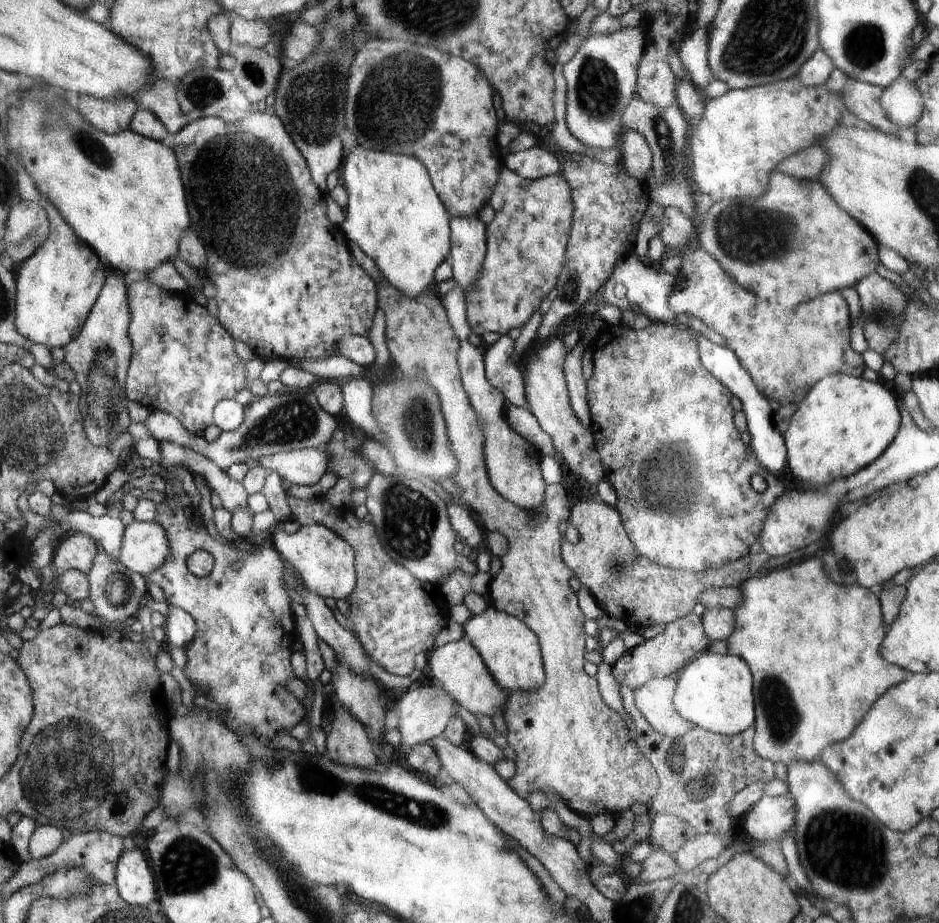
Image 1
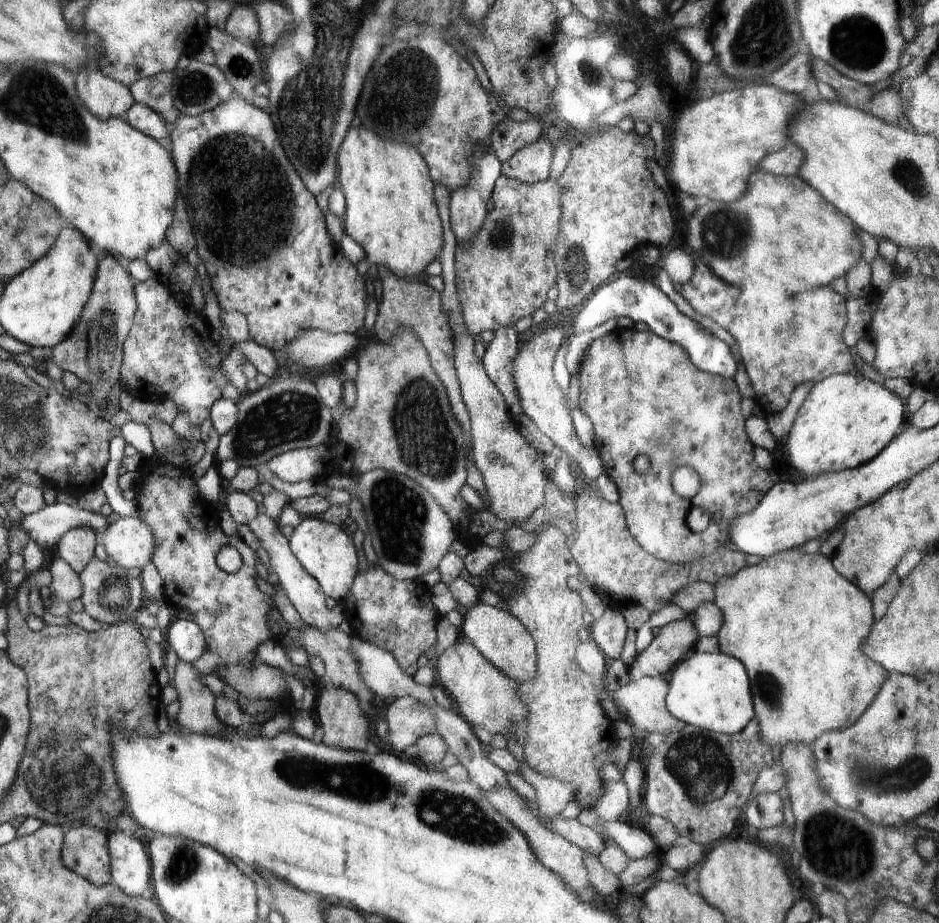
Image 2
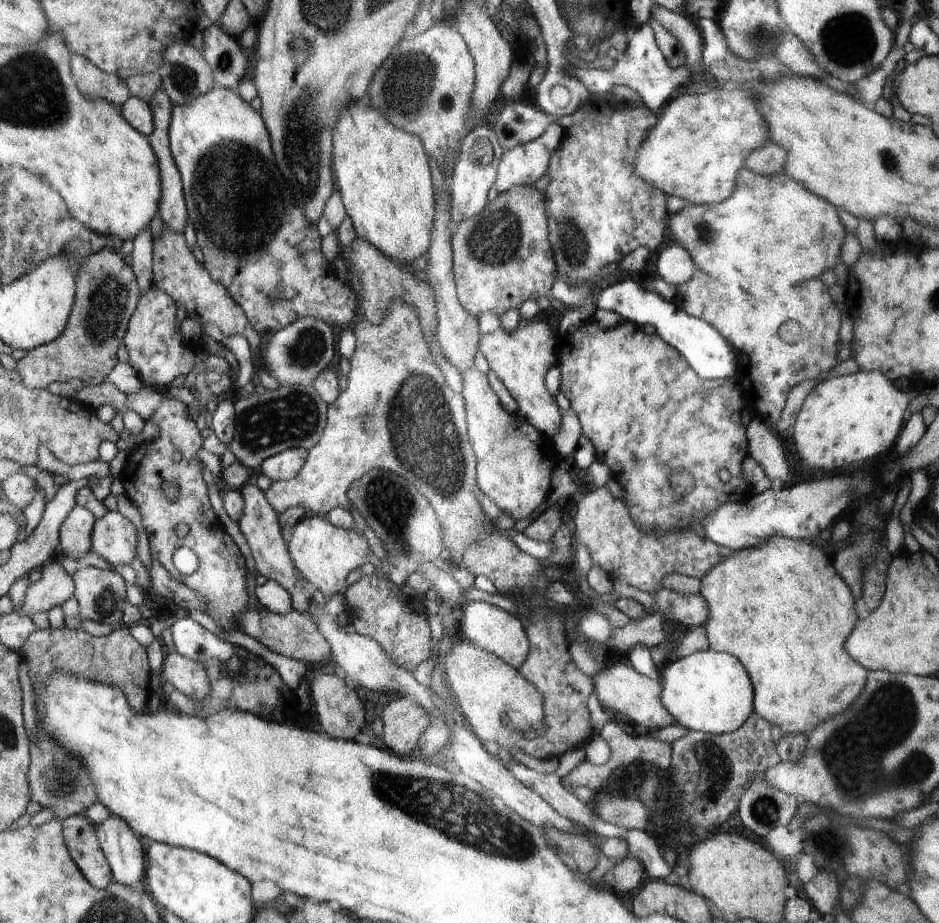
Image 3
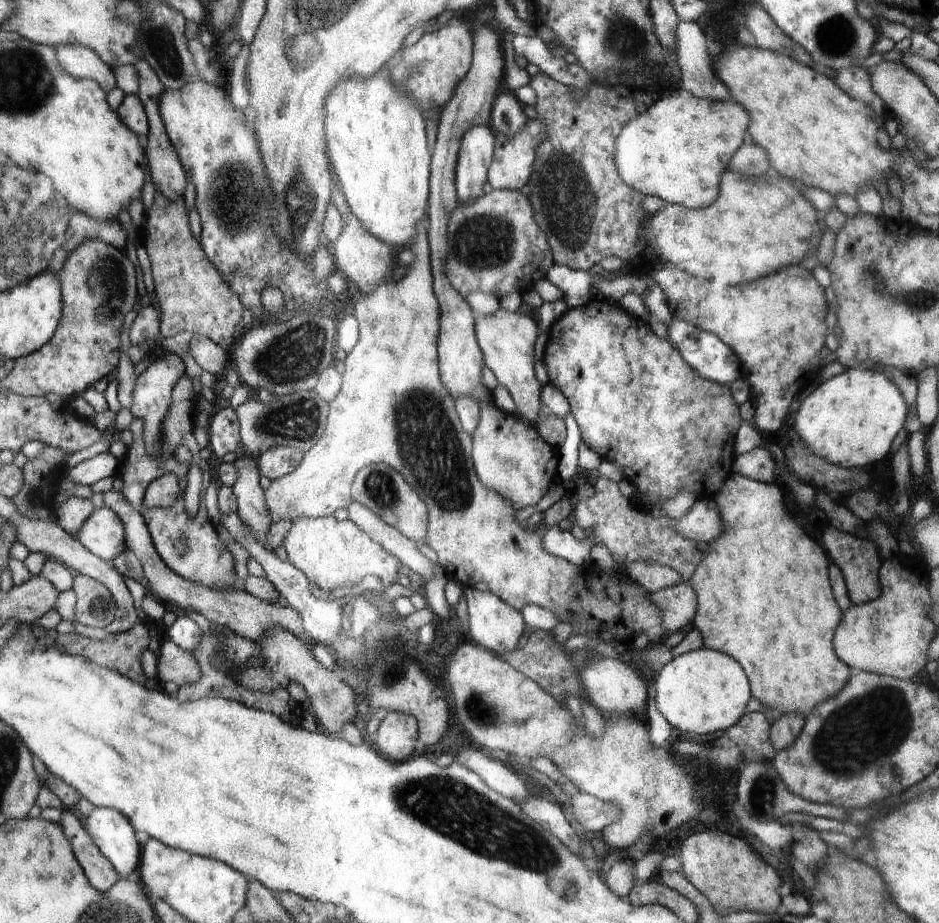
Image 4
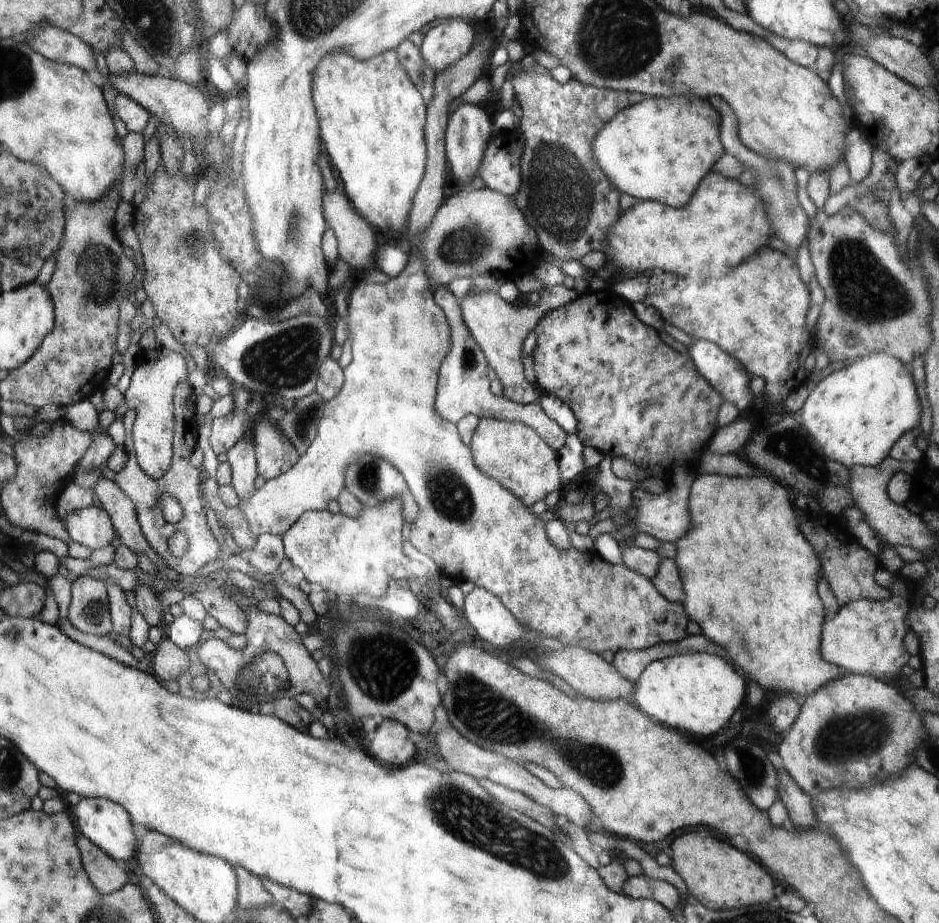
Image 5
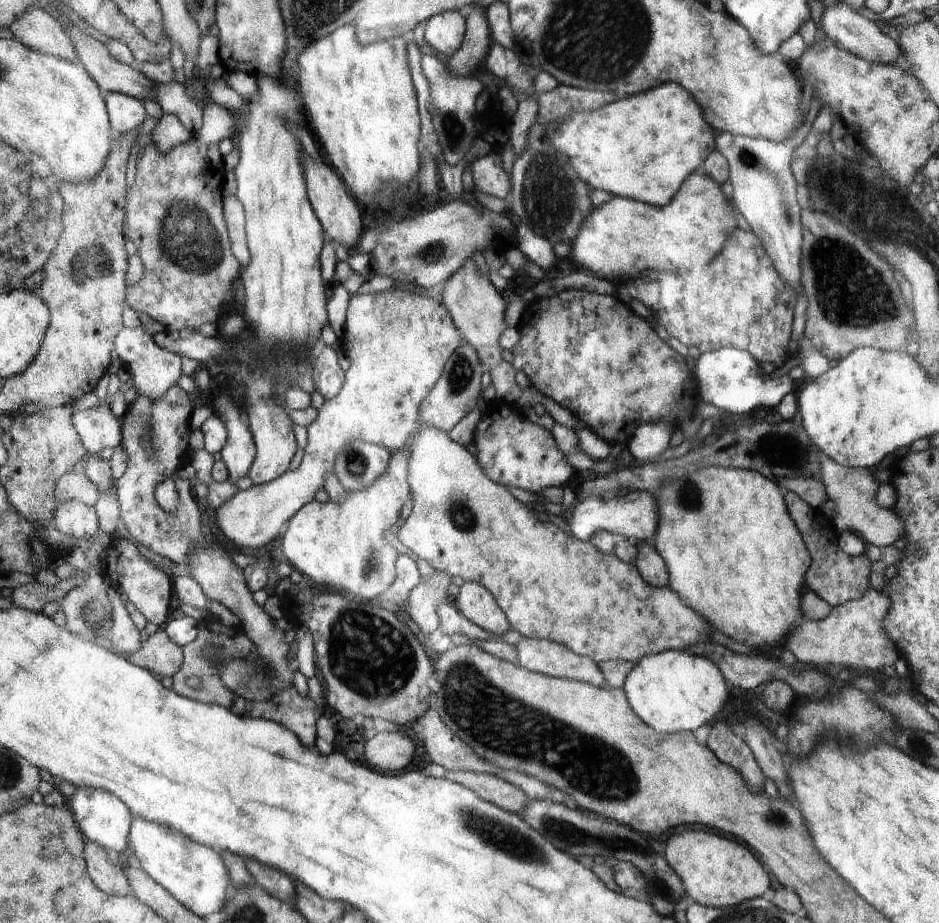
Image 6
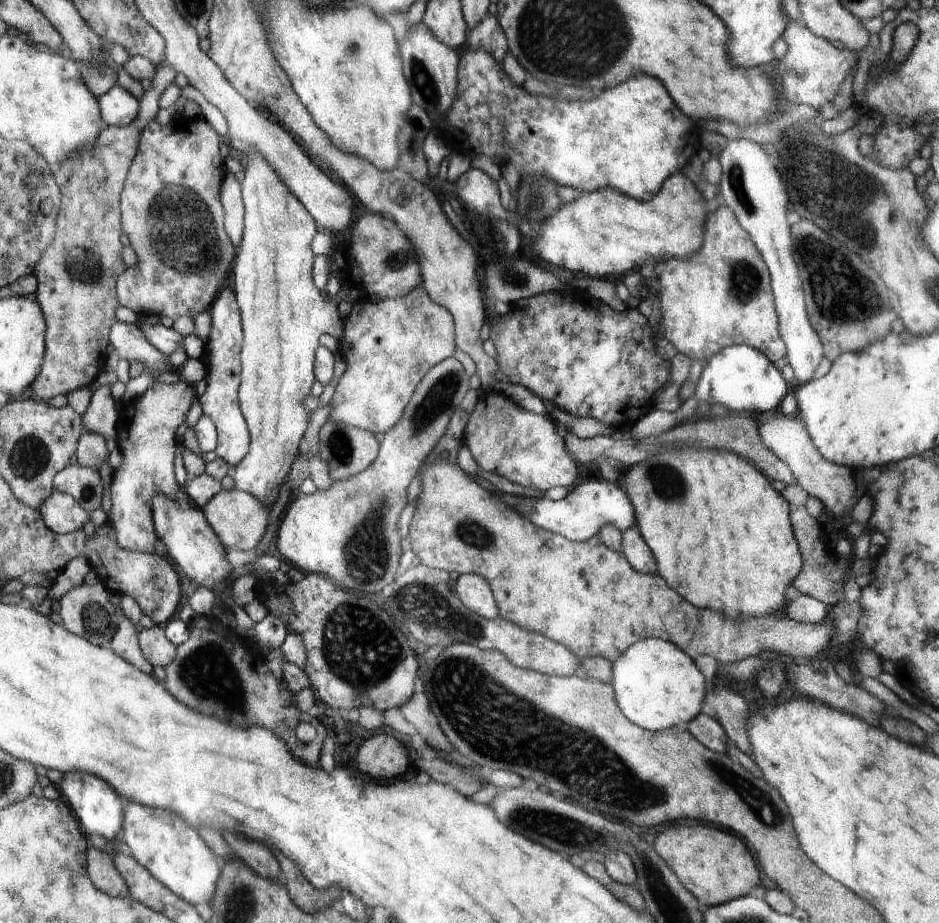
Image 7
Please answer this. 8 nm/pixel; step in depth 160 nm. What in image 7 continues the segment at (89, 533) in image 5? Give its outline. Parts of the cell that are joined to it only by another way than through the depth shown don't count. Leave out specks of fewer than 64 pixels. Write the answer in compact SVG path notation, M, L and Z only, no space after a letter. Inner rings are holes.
M54 492L44 501L40 510L45 524L54 533L71 533L82 530L90 519L85 508L70 493Z

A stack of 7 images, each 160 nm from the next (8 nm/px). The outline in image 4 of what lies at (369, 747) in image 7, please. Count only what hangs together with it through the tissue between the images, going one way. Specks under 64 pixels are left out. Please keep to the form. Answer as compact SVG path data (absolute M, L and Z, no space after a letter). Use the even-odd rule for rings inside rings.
M388 711L375 732L374 747L394 762L410 758L419 738L418 721L400 711Z

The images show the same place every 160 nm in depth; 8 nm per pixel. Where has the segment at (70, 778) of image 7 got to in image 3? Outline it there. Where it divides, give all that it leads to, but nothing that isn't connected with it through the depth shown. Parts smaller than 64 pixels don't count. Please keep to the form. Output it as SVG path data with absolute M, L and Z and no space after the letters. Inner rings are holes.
M116 815L111 816L102 824L96 825L96 832L100 848L108 861L113 880L123 885L145 890L145 886L140 884L142 878L144 878L144 872L147 872L147 868L144 868L144 850L142 850L142 844L138 842L138 838L134 836L134 832L130 830L128 822L124 822Z

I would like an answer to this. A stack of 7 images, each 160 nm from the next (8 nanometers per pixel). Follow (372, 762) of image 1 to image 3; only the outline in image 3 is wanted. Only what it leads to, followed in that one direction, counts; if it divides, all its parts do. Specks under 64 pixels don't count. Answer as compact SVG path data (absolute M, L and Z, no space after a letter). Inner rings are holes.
M311 666L307 678L309 679L313 706L317 712L320 726L325 730L325 734L330 738L352 740L354 734L358 734L360 728L364 726L364 706L358 700L356 692L348 690L344 680L338 678L338 676L322 674L315 666Z

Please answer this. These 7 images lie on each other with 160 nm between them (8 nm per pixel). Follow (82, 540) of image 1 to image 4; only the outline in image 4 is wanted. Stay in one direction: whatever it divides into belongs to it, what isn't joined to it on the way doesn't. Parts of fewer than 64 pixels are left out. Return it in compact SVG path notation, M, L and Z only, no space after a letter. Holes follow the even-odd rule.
M72 496L68 497L61 505L54 508L56 522L67 533L77 538L78 531L84 527L86 519L93 514L92 502L90 499L80 499Z

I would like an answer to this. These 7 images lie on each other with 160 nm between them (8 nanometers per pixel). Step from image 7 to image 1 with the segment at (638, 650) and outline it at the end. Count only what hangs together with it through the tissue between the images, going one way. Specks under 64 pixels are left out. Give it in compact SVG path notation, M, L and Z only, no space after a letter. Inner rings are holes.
M706 650L696 655L675 678L676 712L696 727L721 735L737 735L755 723L753 676L738 655Z

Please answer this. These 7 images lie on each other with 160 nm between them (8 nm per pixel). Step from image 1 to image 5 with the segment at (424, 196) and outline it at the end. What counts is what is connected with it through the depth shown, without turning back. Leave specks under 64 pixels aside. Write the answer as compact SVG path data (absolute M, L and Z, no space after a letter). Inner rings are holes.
M388 50L370 59L370 62L358 62L348 54L330 54L318 64L313 74L311 93L326 154L338 170L346 196L356 212L380 232L404 232L427 163L423 131L427 110L422 95L398 62L397 52Z

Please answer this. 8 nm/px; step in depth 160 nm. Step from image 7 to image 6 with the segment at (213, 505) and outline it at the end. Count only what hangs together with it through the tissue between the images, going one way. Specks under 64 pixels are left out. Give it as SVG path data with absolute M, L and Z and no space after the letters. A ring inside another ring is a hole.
M393 288L385 291L378 291L377 293L352 295L349 300L344 332L340 341L340 350L350 359L350 367L345 372L345 381L340 392L338 392L334 398L324 401L324 404L318 409L317 418L307 426L307 444L302 450L303 457L300 465L293 471L286 471L284 475L278 479L274 479L270 483L253 485L245 491L238 491L230 500L227 500L216 510L219 528L224 532L226 537L234 542L235 546L240 548L243 546L244 548L260 548L260 546L266 546L266 544L272 542L272 540L280 538L284 528L288 525L289 520L294 514L305 504L314 501L316 492L324 488L327 476L334 472L335 458L341 451L341 448L347 445L351 440L363 440L367 443L374 443L375 445L386 447L391 454L401 451L402 449L409 450L407 477L411 490L412 512L405 520L402 528L397 529L398 540L400 540L404 546L407 546L413 556L423 558L435 571L445 572L451 577L460 576L462 580L474 581L486 587L496 599L498 606L504 611L511 628L518 631L523 637L529 639L546 639L563 644L580 656L590 657L595 663L618 659L636 662L642 657L655 655L667 650L686 651L689 650L693 644L710 640L708 638L708 633L714 630L709 628L709 624L705 617L689 606L686 606L680 600L679 594L676 591L673 591L669 586L655 587L654 585L648 584L641 577L635 564L622 562L615 553L607 555L606 553L600 552L590 541L581 541L577 537L568 536L565 531L562 531L562 529L554 524L540 522L533 509L528 509L528 507L516 499L504 485L495 483L493 480L490 480L490 477L485 475L477 458L472 456L465 446L452 440L446 431L439 428L428 427L426 423L419 423L419 408L422 401L426 398L430 389L438 382L444 365L450 358L450 355L462 342L462 334L455 327L451 314L440 300L428 296L421 296L407 290Z

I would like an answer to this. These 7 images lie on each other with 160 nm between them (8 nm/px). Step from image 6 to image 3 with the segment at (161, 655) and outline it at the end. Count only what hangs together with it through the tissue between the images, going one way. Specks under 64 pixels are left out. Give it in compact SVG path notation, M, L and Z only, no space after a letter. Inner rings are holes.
M178 651L168 652L162 668L162 681L168 680L176 692L202 701L212 690L208 670L202 662L182 656Z

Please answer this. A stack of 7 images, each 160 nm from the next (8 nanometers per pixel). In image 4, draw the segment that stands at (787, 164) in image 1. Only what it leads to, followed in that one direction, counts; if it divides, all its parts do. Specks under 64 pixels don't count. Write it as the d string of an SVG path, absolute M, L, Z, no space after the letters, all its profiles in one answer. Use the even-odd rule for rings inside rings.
M748 136L742 146L732 155L728 168L746 177L766 178L766 172L771 167L765 148L759 147Z

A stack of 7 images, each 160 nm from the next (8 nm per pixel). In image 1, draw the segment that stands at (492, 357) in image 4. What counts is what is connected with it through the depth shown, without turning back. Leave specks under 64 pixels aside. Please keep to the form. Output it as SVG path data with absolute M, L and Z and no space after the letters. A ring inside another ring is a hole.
M553 338L544 346L540 346L526 364L525 379L526 398L529 410L536 416L540 428L550 436L555 452L564 458L571 473L586 480L590 484L597 484L604 480L603 464L594 442L594 435L589 426L584 426L576 413L571 409L565 372L563 369L568 354L565 342L560 338Z

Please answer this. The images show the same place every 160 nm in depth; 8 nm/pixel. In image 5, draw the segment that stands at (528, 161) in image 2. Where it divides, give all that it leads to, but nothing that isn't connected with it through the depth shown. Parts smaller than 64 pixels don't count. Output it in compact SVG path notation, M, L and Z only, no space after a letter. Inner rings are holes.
M516 129L495 130L477 170L486 187L507 197L519 192L524 146L524 138L520 137Z

